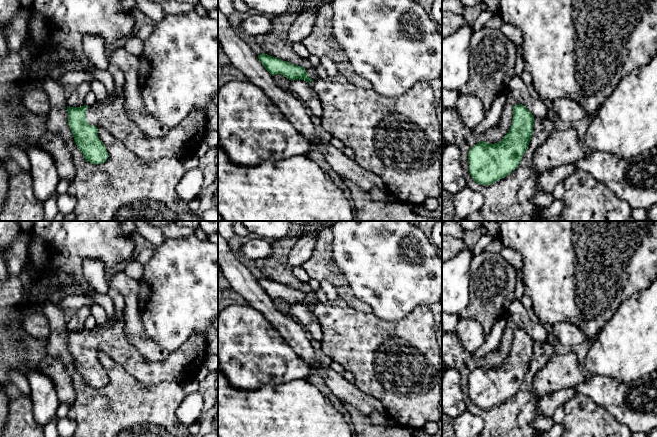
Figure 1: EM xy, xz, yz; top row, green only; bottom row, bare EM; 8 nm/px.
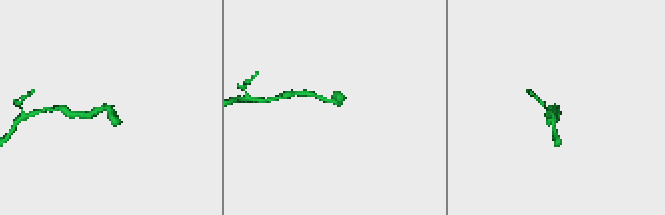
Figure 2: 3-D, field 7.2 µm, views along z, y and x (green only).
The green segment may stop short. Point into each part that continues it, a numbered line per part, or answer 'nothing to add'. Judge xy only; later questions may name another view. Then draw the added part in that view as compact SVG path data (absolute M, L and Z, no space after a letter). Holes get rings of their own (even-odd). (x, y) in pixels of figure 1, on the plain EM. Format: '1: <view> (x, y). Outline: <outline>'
1: xy (181, 365). Outline: M123 311L122 317L116 322L110 323L107 321L102 328L95 327L89 330L85 338L88 347L97 352L105 353L145 385L155 385L166 381L183 383L195 377L207 356L208 342L206 337L200 334L193 334L180 348L169 352L165 360L150 362L127 340L124 328L124 315Z

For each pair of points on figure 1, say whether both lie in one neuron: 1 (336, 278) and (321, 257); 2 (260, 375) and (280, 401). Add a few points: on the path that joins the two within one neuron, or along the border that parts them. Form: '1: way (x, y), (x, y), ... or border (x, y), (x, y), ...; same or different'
1: way (331, 273), (321, 262); same
2: border (290, 380), (244, 390); different

